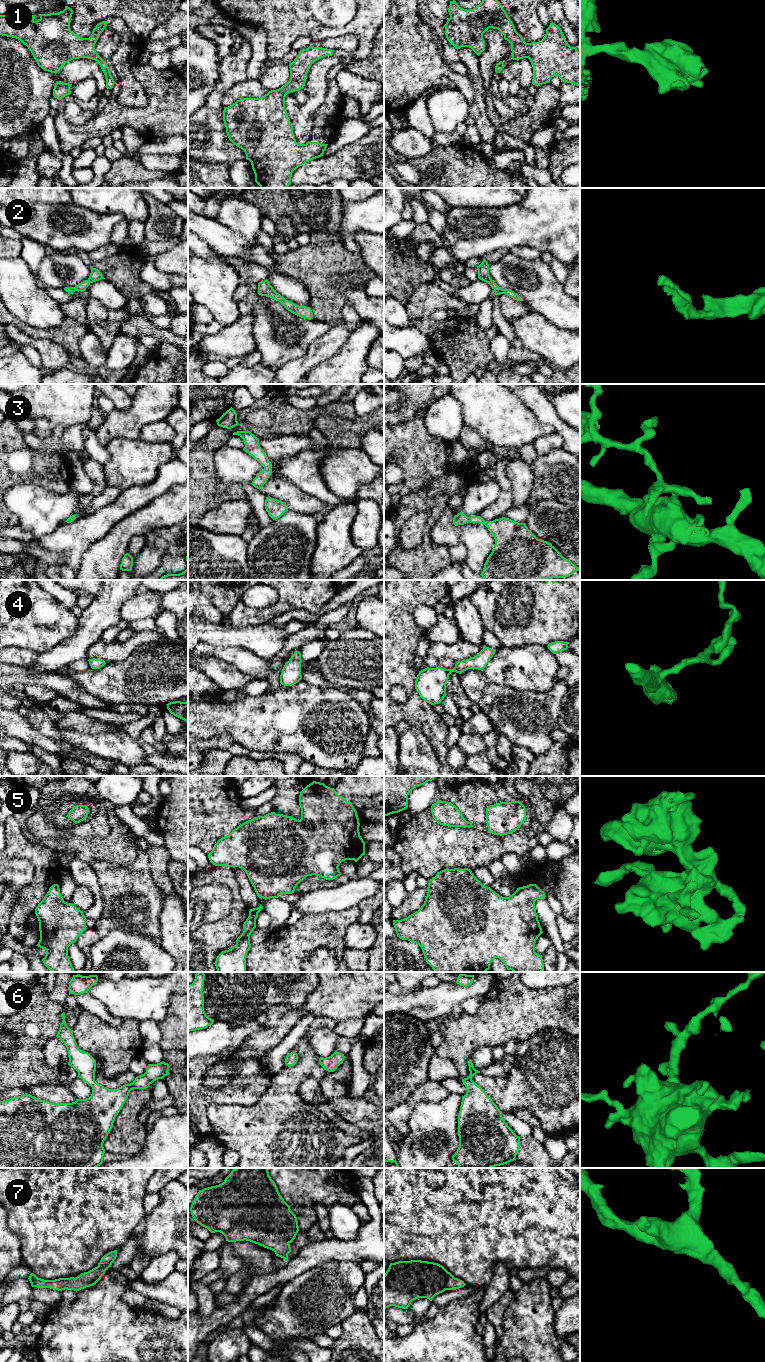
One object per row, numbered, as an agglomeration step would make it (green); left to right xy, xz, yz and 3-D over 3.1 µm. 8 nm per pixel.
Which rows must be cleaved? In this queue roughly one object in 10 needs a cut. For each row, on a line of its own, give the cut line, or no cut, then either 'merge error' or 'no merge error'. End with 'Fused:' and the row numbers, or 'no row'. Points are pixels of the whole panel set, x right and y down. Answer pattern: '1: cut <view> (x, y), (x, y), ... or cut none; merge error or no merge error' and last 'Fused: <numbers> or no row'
1: cut none; no merge error
2: cut none; no merge error
3: cut none; no merge error
4: cut none; no merge error
5: cut none; no merge error
6: cut none; no merge error
7: cut none; no merge error
Fused: no row

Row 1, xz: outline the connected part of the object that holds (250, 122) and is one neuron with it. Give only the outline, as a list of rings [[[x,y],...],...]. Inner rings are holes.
[[[310,46],[299,52],[289,64],[290,79],[281,88],[271,90],[259,98],[242,98],[228,107],[224,107],[223,121],[229,140],[241,148],[246,159],[251,162],[255,182],[260,188],[287,188],[291,184],[294,170],[313,159],[323,156],[328,144],[307,142],[298,144],[285,109],[285,97],[291,92],[303,89],[311,65],[326,56],[332,56],[333,50]]]

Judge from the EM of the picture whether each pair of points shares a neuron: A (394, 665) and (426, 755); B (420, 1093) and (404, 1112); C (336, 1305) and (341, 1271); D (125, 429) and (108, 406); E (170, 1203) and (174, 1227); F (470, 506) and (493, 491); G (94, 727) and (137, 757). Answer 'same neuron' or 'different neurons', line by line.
A: different neurons
B: same neuron
C: same neuron
D: different neurons
E: same neuron
F: same neuron
G: different neurons

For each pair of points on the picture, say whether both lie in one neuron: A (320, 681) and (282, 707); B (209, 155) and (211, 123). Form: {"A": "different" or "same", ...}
{"A": "different", "B": "same"}

